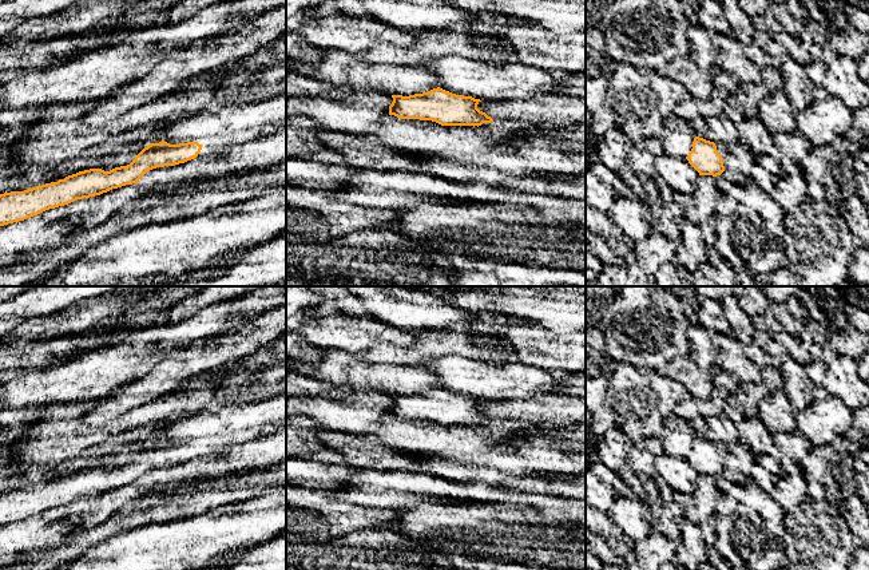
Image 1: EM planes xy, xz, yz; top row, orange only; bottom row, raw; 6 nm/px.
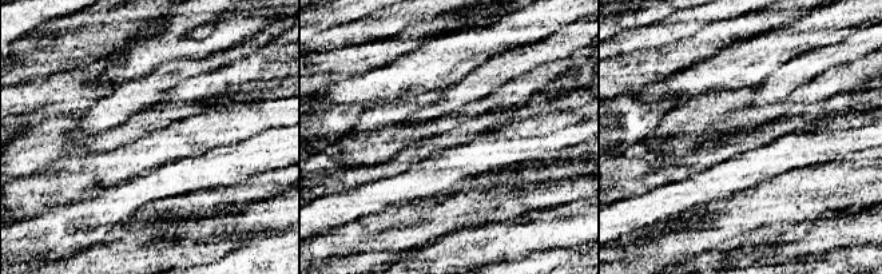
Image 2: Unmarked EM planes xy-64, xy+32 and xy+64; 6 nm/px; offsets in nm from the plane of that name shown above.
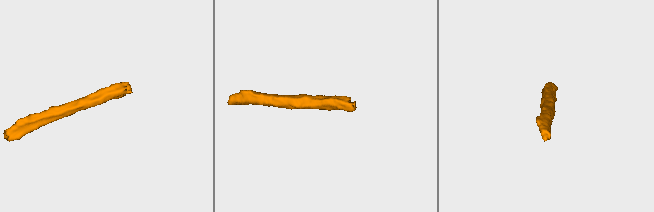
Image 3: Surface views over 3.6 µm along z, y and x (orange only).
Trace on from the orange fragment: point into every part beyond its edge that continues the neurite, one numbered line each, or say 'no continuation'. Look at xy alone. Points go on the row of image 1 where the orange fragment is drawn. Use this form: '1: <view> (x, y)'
1: xy (210, 145)

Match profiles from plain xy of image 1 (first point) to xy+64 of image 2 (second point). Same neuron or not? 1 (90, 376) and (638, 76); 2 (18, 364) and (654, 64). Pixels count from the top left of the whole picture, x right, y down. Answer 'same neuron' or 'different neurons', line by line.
1: different neurons
2: same neuron

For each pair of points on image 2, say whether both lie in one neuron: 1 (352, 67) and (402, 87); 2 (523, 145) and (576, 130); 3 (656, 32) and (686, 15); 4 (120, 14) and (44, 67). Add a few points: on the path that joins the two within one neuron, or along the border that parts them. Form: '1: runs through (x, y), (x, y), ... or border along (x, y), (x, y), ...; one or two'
1: border along (394, 59), (361, 74), (345, 76), (336, 83); two
2: runs through (536, 145), (563, 138); one
3: runs through (664, 32), (680, 23); one
4: runs through (102, 28), (91, 28), (63, 56); one

